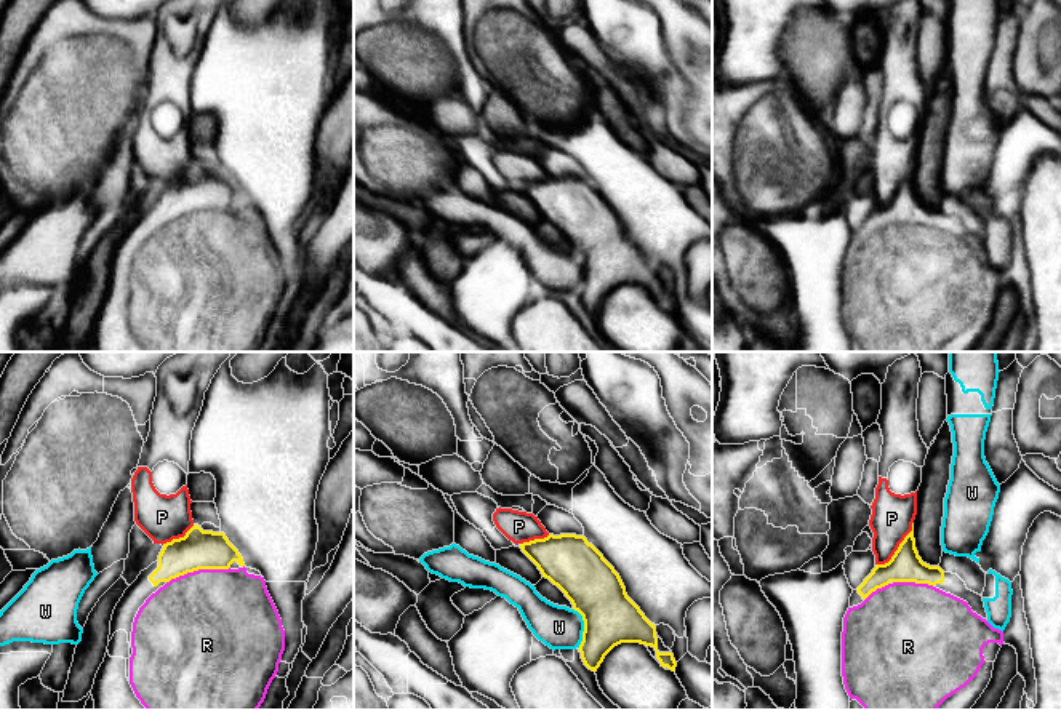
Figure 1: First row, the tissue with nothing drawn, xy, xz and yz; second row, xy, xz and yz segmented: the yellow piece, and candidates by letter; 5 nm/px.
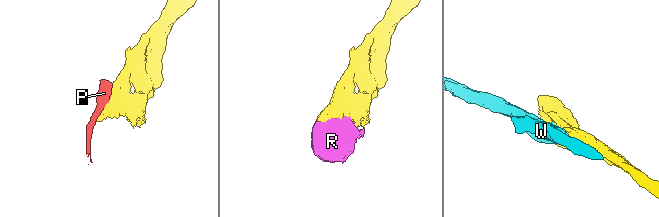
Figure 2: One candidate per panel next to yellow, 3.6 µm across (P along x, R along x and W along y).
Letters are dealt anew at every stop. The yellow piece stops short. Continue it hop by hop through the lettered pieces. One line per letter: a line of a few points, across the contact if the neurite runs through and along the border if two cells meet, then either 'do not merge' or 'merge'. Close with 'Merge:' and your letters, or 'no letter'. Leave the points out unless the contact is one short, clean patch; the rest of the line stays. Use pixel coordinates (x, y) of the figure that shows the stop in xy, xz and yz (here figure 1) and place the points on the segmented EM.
P: do not merge
R: merge
W: do not merge
Merge: R

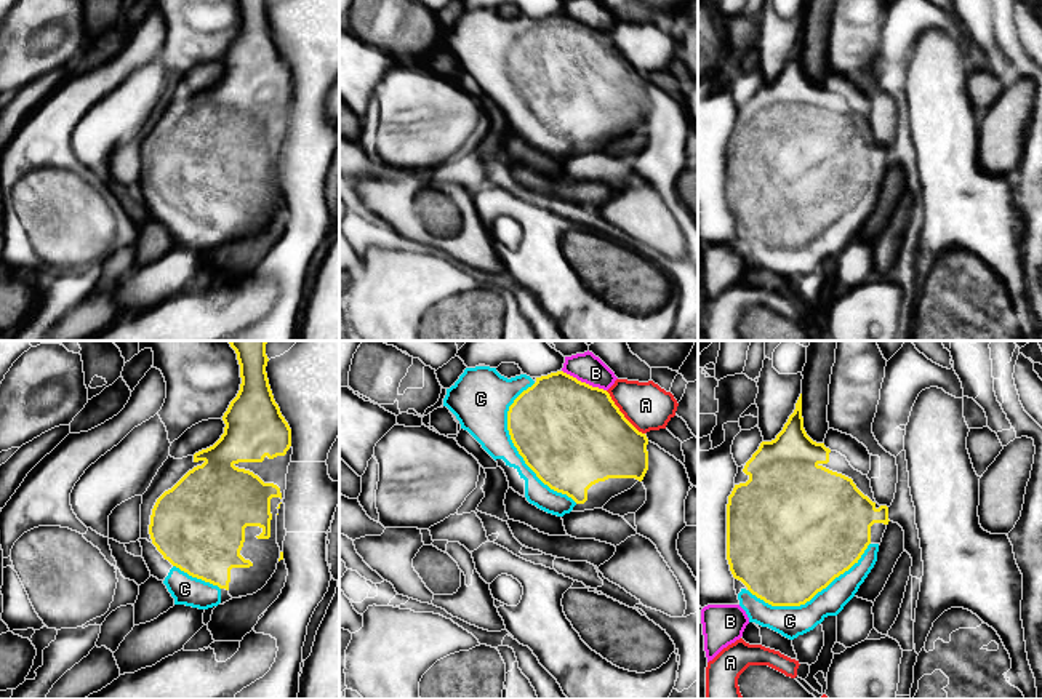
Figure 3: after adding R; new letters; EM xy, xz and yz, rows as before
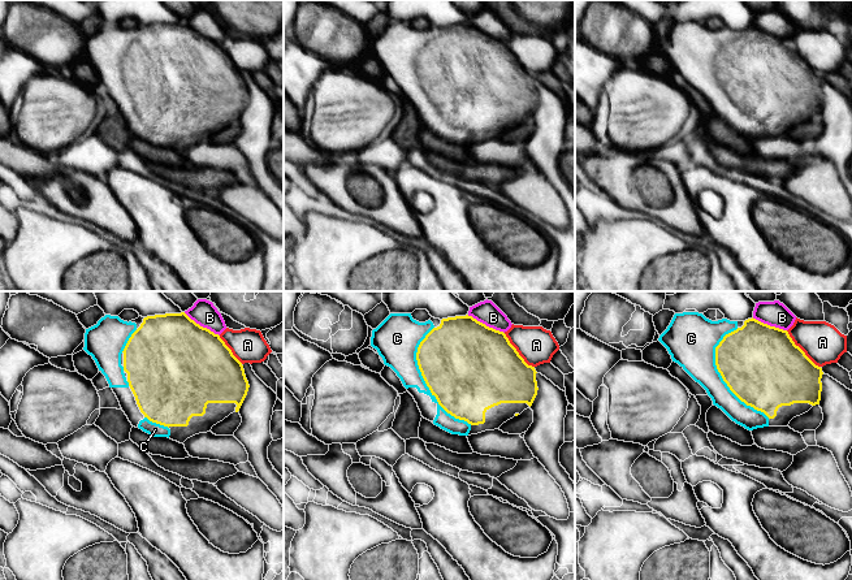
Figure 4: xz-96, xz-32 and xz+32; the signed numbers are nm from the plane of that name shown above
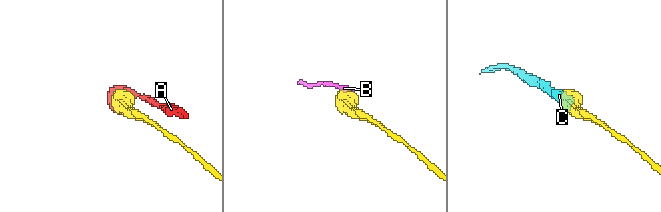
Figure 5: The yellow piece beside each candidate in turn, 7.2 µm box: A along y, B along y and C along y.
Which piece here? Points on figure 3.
A: do not merge
B: xz (562, 370), (605, 391) | do not merge
C: merge
Merge: C

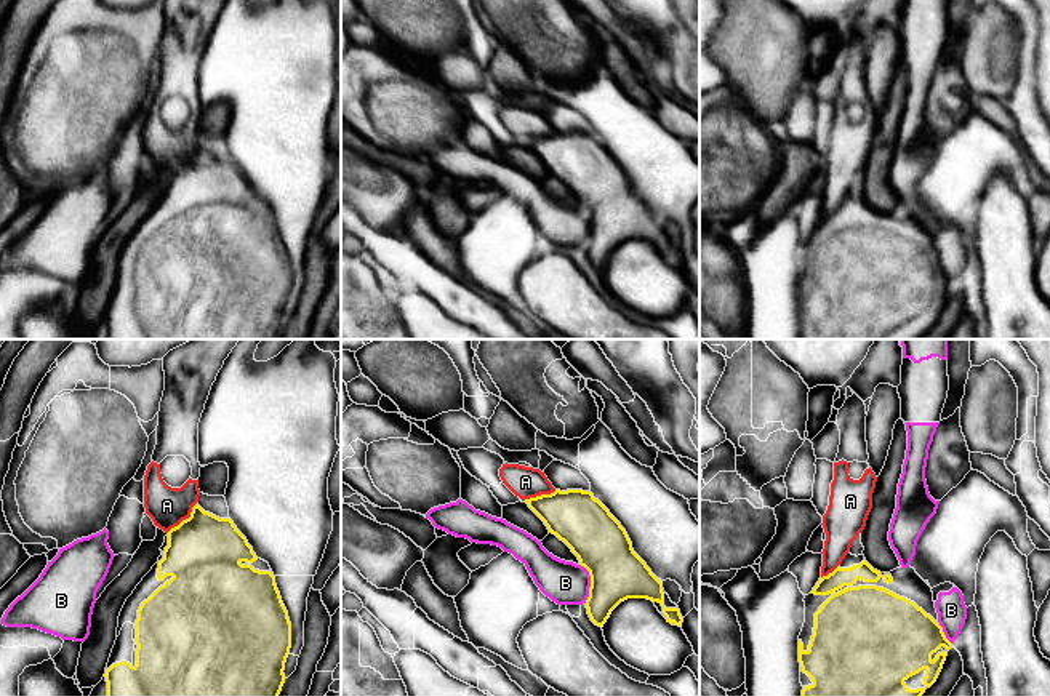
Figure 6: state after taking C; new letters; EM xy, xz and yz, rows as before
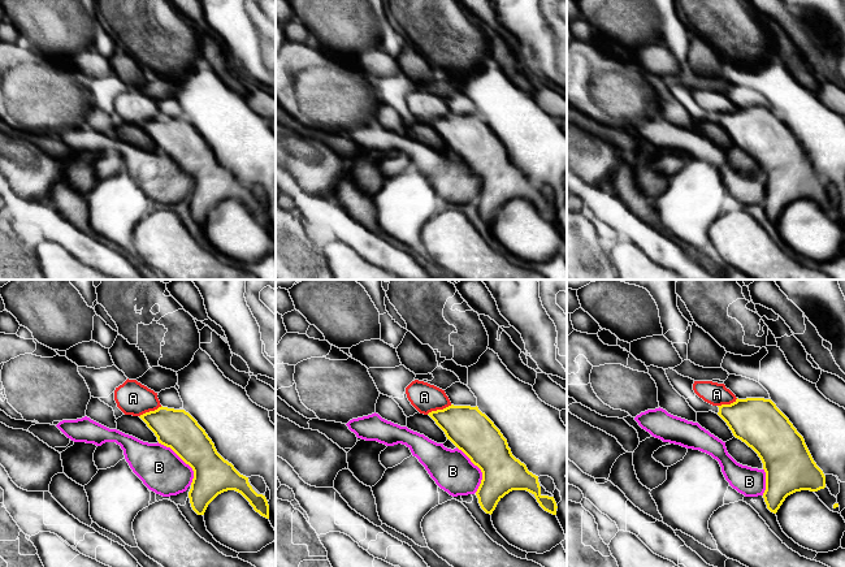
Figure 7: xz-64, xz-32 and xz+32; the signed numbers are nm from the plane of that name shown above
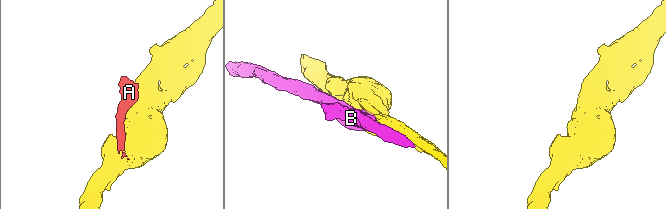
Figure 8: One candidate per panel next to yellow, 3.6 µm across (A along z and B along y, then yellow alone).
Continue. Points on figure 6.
A: do not merge
B: do not merge
Merge: no letter

